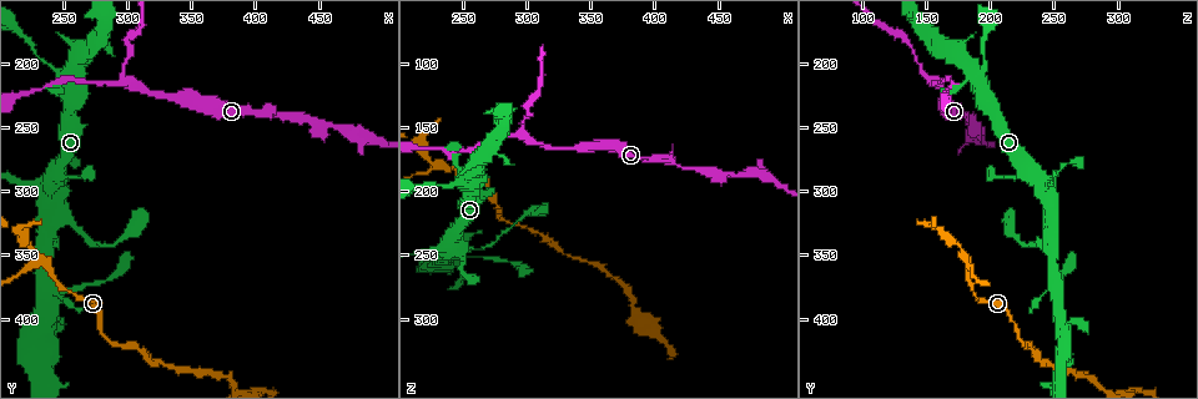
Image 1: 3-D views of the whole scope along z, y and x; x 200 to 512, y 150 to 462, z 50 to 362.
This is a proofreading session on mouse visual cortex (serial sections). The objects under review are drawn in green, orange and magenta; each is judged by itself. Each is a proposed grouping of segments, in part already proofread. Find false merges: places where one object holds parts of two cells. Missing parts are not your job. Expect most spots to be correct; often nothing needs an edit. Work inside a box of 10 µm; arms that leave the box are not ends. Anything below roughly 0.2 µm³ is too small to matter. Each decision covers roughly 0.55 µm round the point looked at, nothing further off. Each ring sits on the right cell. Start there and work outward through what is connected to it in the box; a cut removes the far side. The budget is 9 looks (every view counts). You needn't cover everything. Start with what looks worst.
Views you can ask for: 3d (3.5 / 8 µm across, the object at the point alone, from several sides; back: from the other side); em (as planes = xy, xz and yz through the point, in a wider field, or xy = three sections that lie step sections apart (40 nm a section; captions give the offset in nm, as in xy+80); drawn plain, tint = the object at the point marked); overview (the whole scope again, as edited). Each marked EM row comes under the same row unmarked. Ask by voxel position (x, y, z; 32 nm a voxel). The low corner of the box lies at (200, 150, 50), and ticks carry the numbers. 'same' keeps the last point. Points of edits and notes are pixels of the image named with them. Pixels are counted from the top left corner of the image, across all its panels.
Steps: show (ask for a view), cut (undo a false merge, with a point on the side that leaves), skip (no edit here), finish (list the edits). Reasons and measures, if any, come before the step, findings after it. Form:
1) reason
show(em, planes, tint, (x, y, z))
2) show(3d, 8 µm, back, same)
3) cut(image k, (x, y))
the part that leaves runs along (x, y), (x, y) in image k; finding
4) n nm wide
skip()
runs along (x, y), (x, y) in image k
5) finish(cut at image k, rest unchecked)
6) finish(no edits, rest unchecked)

show(3d, 3.5 µm, (298, 216, 154))

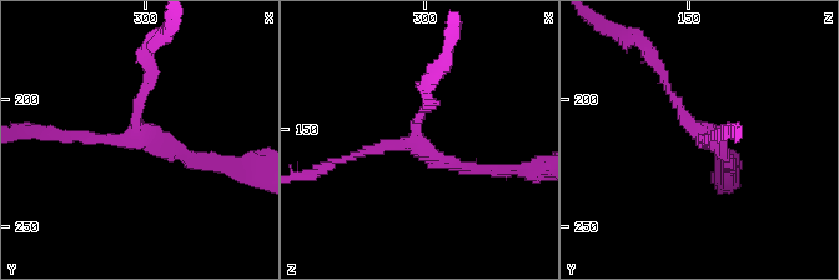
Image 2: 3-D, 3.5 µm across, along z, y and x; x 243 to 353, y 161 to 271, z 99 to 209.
3 arms; arms of 100, 100, 150 nm; now the EM
show(em, xy, step 2, tint, (297, 215, 156))

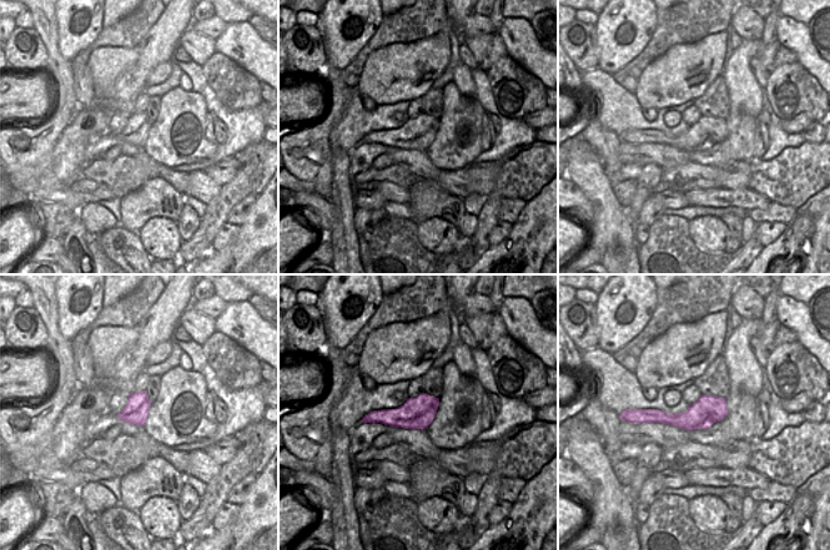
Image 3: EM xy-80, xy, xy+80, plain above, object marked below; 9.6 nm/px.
skip()
runs along (723, 400), (690, 419), (644, 418) in image 3; all the same cell

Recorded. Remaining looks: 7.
sharp bend
show(3d, 3.5 µm, (230, 354, 182))

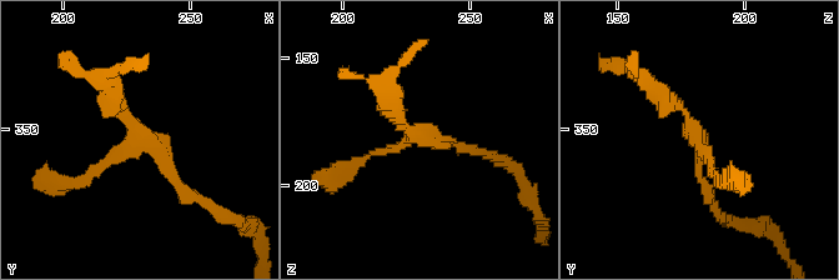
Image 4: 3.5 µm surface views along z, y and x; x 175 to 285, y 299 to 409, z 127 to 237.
3 arms; arms of 150, 150, 250 nm; need the tissue
show(em, xy, step 2, tint, (230, 351, 180))

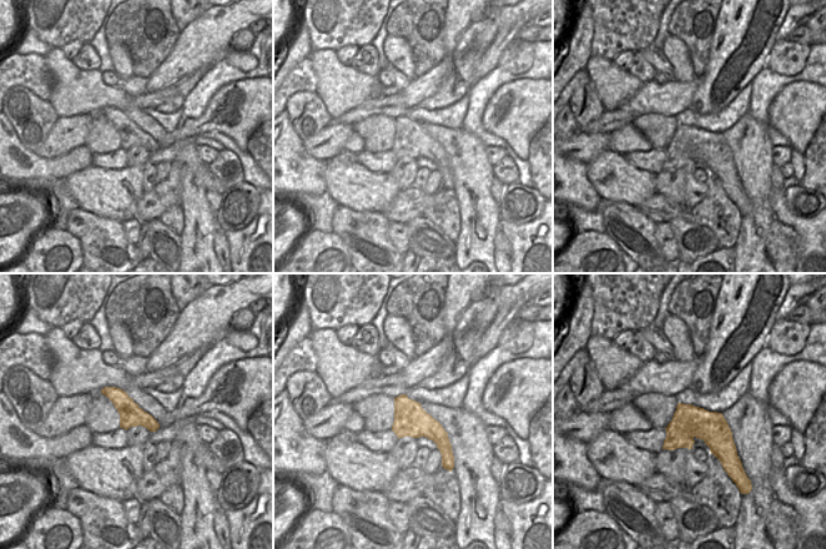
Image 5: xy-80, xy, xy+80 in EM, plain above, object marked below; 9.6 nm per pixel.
320 nm wide
skip()
runs along (195, 199), (126, 119), (106, 80) in image 4; continuous, no second cell

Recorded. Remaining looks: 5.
show(3d, 3.5 µm, (240, 294, 244))

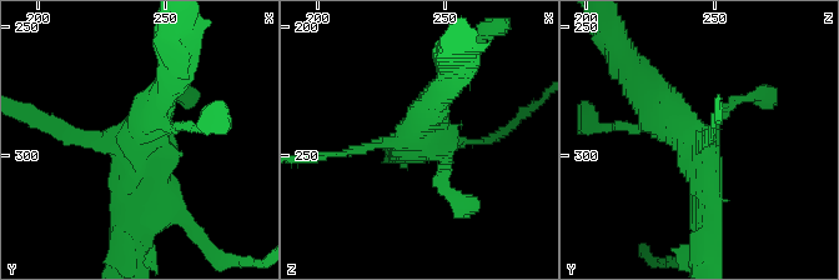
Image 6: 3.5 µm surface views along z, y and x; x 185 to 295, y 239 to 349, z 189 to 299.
show(em, planes, tint, (239, 296, 242))

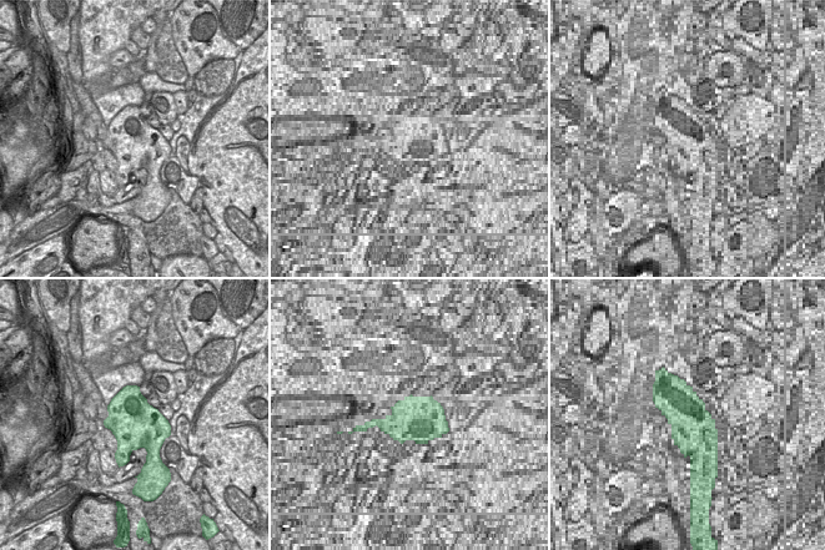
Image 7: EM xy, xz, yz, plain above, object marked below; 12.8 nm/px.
skip()
runs along (642, 84), (703, 156), (706, 226) in image 6; one cell here

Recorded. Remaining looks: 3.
show(3d, 3.5 µm, (230, 426, 256))

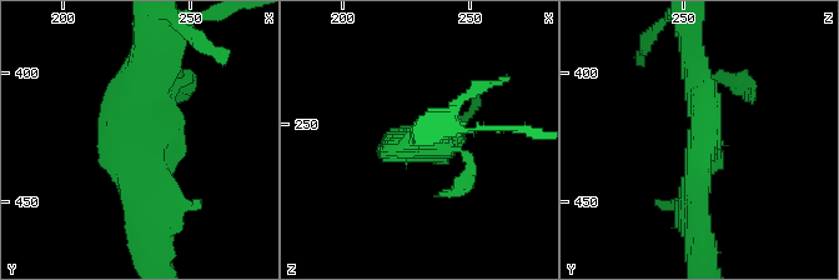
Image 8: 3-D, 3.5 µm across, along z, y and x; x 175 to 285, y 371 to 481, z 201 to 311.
show(em, xy, step 2, tint, (230, 426, 257))

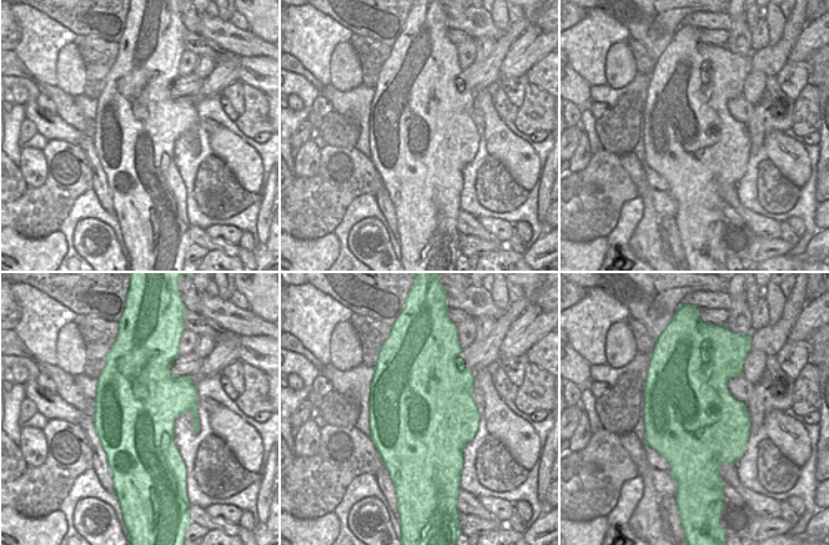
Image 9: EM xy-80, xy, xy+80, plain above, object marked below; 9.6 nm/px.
cut it another way
show(em, xy, step 3, tint, same)

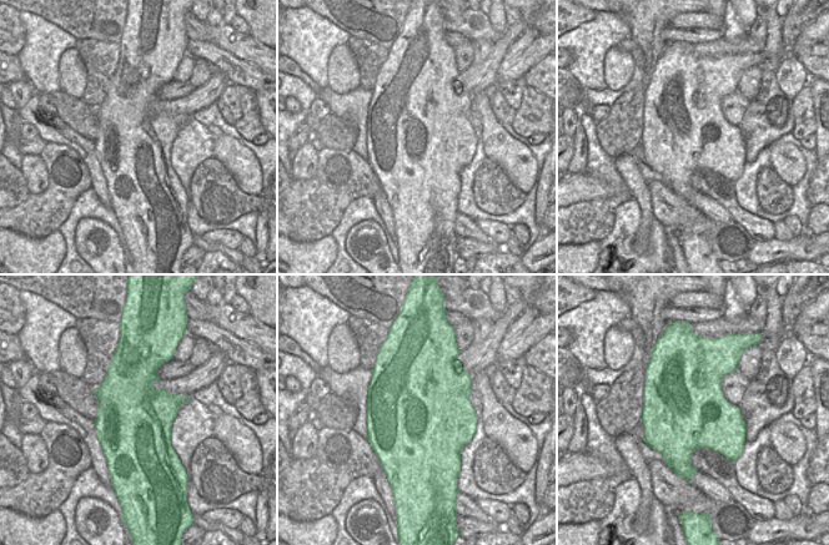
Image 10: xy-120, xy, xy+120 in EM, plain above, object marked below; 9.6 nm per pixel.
skip()
runs along (149, 61), (152, 210) in image 8; continuous, no second cell

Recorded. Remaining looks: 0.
finish(no edits, rest unchecked)

